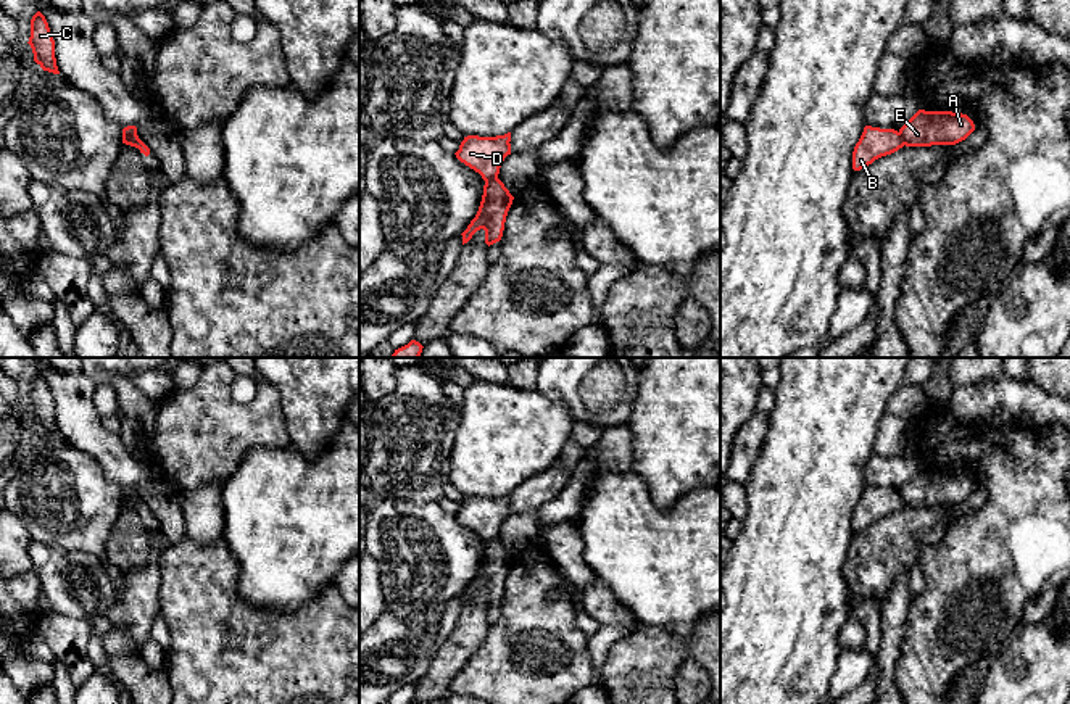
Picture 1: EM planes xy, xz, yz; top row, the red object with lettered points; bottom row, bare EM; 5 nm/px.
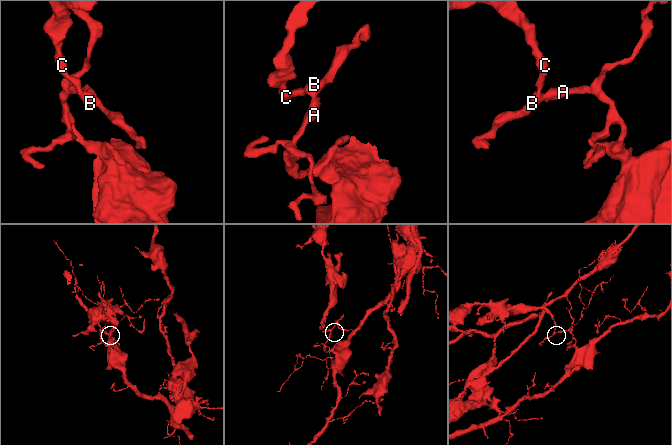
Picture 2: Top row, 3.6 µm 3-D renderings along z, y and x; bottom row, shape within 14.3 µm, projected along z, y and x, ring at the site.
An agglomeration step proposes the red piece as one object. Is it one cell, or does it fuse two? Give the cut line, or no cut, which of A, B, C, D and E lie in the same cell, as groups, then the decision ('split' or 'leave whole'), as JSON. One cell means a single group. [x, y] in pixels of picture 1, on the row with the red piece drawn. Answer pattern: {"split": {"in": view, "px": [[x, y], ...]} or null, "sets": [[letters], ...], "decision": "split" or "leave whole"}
{"split": {"in": "yz", "px": [[899, 131], [904, 144]]}, "sets": [["A", "E"], ["B", "C", "D"]], "decision": "split"}

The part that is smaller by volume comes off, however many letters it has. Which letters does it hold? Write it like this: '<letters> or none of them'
B, C, D

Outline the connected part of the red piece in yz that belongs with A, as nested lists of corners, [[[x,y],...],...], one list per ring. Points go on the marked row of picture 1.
[[[919,110],[901,129],[906,147],[956,145],[975,130],[962,113]]]

